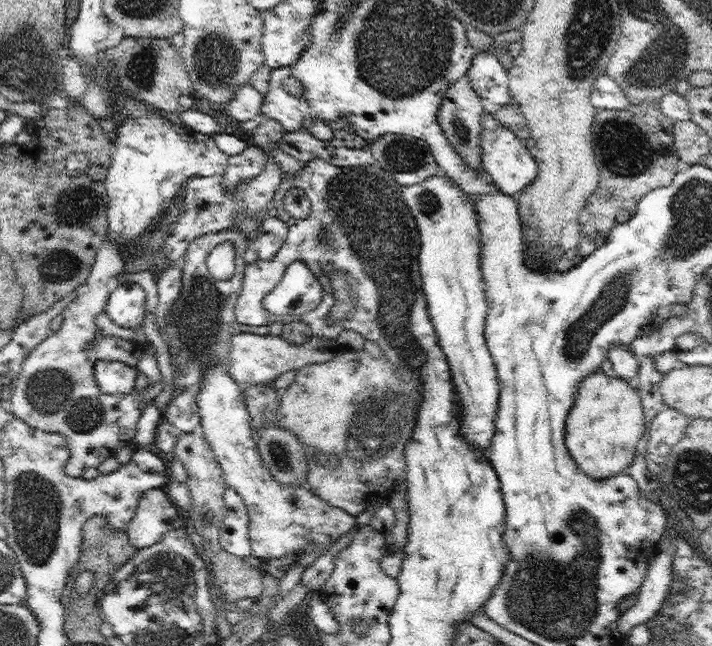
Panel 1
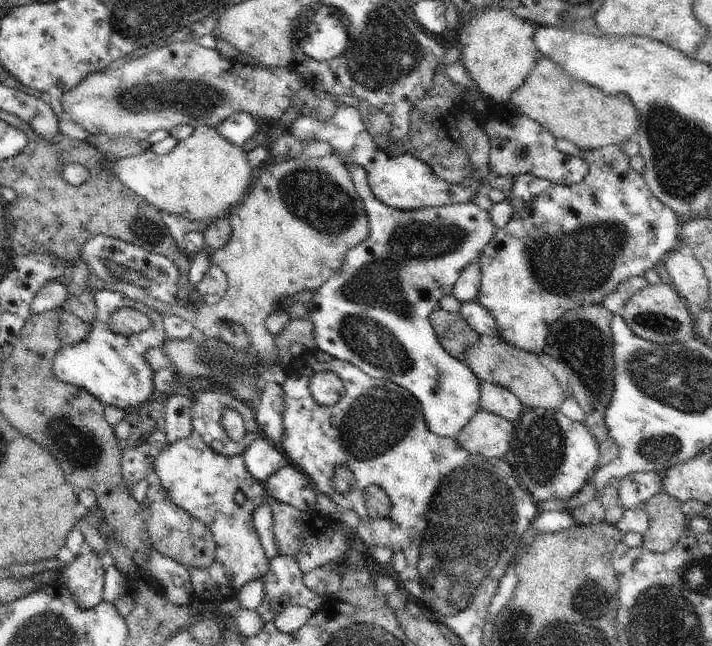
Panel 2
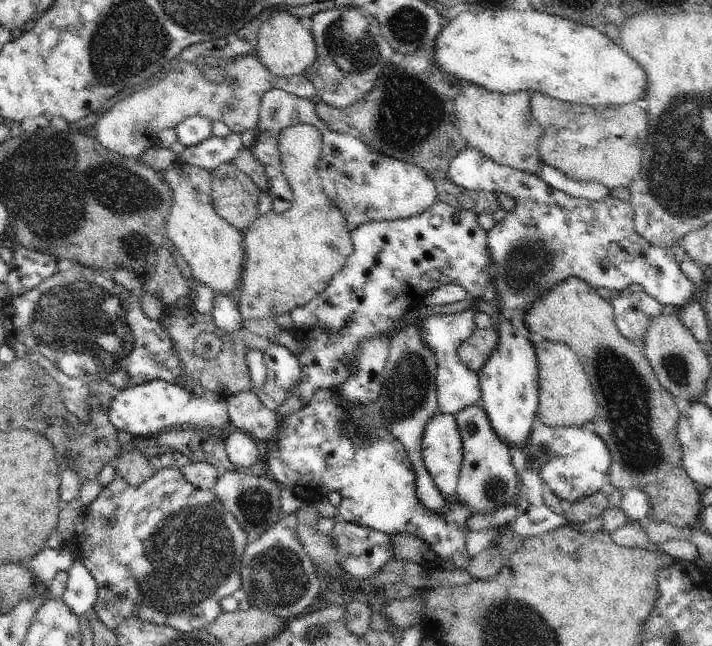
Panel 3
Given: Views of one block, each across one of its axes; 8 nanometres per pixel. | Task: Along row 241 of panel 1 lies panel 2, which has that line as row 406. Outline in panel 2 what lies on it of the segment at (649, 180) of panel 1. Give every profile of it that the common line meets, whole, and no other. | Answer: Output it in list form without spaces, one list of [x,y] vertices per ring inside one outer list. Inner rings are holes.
[[[602,304],[580,306],[562,315],[551,327],[549,339],[550,354],[556,358],[558,364],[564,366],[568,382],[568,396],[574,396],[586,415],[586,428],[596,438],[599,448],[598,466],[604,468],[618,458],[620,448],[608,436],[608,428],[604,424],[604,412],[612,392],[614,392],[614,358],[612,358],[612,331],[610,330],[610,312]]]

